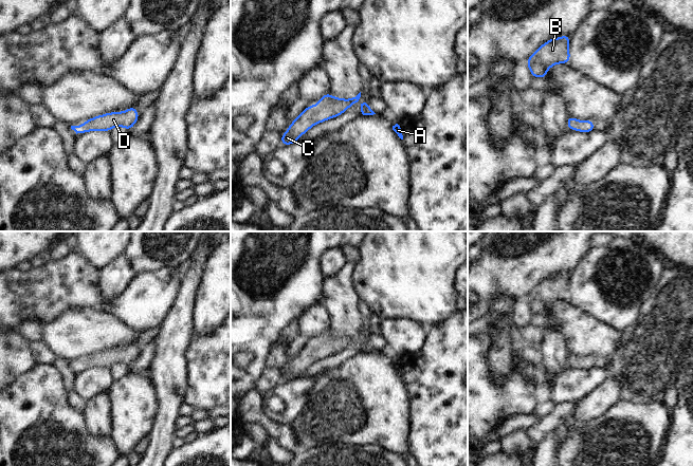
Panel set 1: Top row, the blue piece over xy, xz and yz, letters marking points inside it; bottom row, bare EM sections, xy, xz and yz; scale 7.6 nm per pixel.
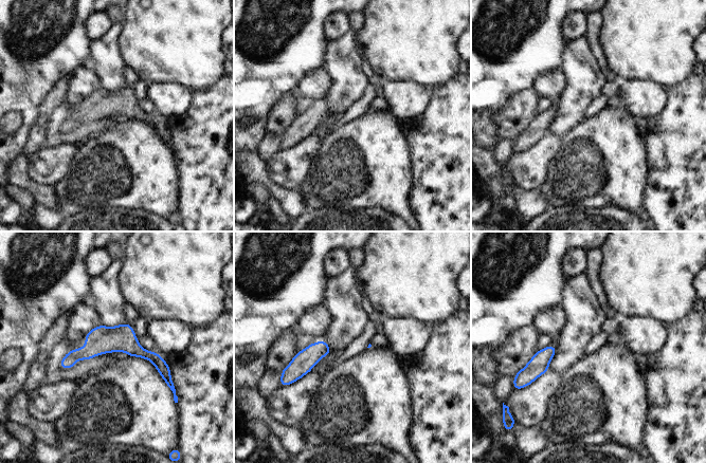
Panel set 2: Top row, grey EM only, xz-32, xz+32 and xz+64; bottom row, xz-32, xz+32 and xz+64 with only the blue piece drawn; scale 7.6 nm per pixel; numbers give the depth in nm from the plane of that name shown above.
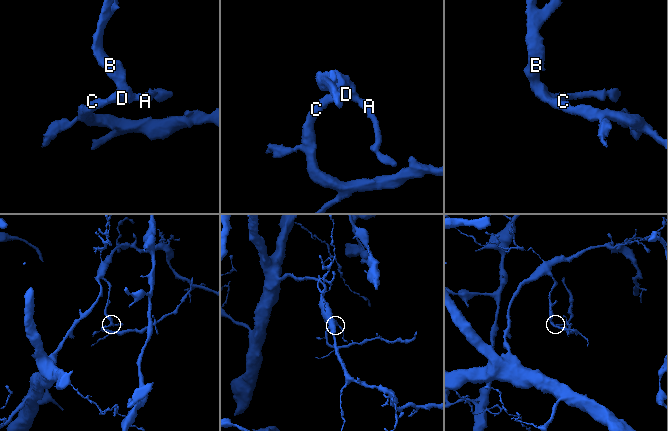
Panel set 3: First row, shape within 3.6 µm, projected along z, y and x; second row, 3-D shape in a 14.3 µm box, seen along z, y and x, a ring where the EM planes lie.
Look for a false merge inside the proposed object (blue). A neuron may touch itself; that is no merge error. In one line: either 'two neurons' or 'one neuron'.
one neuron

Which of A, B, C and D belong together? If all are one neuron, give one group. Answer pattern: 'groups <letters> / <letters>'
groups A B C D

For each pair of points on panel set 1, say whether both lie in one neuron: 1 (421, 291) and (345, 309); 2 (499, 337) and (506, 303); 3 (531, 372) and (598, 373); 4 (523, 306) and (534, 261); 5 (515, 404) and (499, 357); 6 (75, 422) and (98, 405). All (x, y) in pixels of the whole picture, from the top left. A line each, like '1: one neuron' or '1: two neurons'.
1: two neurons
2: one neuron
3: one neuron
4: two neurons
5: two neurons
6: two neurons

